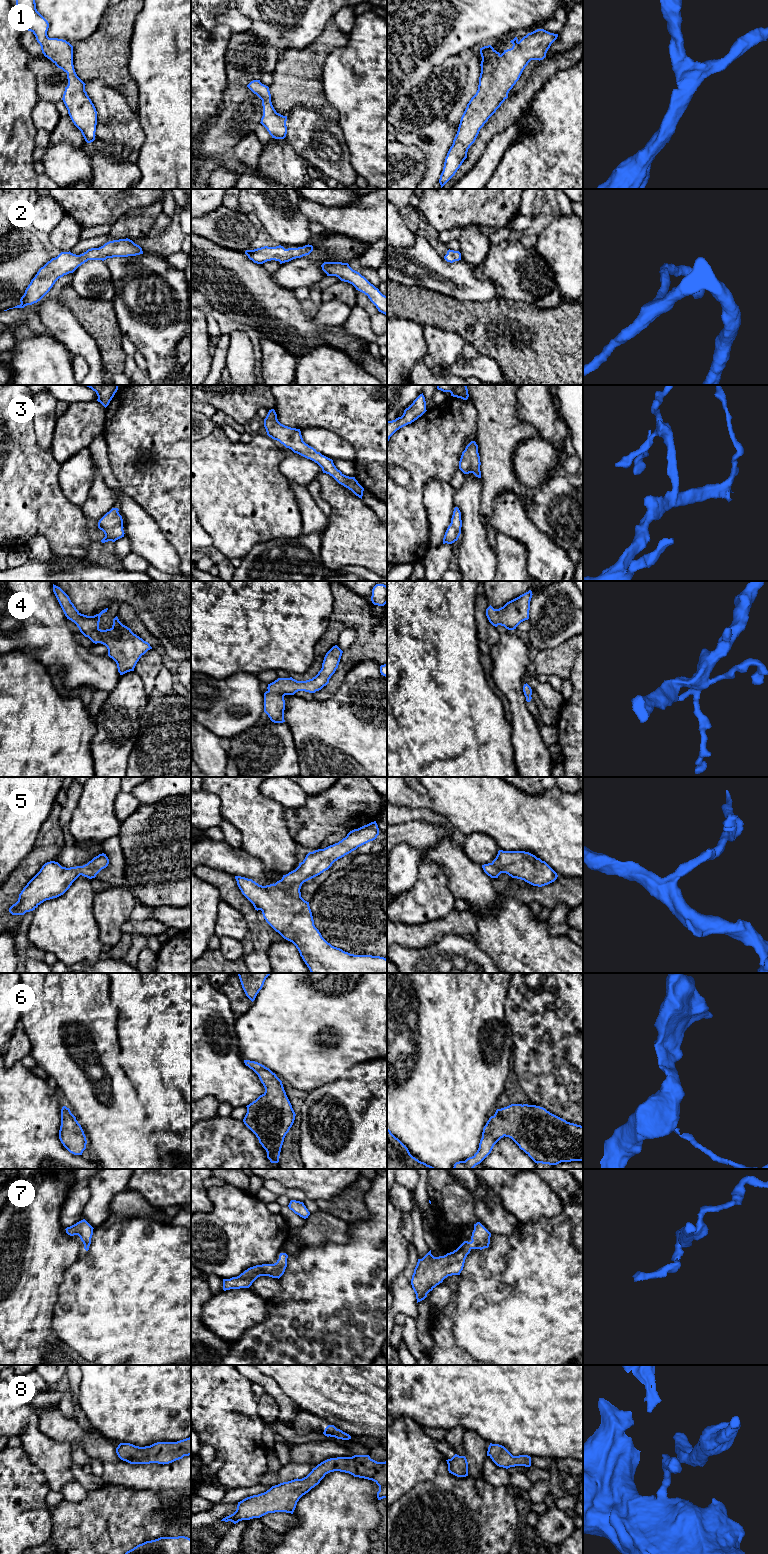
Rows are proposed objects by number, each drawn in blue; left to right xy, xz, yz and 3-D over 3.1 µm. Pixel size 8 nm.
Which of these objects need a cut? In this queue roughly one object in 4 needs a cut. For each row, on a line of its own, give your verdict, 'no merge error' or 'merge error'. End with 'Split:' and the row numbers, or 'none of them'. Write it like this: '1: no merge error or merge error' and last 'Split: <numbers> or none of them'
1: no merge error
2: no merge error
3: no merge error
4: no merge error
5: no merge error
6: no merge error
7: no merge error
8: no merge error
Split: none of them

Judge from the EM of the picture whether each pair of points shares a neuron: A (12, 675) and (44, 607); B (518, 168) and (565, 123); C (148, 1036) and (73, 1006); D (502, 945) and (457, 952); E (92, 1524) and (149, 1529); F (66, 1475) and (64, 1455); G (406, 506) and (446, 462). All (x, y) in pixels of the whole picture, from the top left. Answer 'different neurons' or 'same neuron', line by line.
A: different neurons
B: same neuron
C: different neurons
D: different neurons
E: same neuron
F: same neuron
G: same neuron

